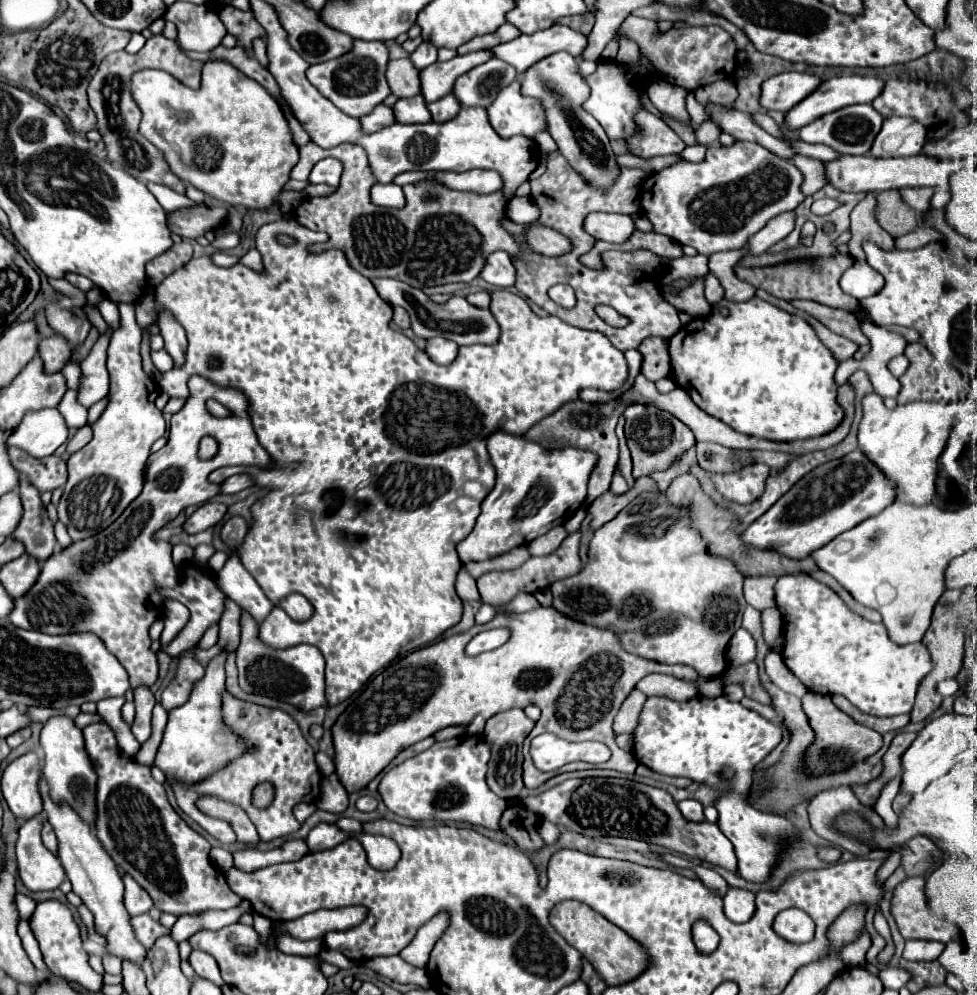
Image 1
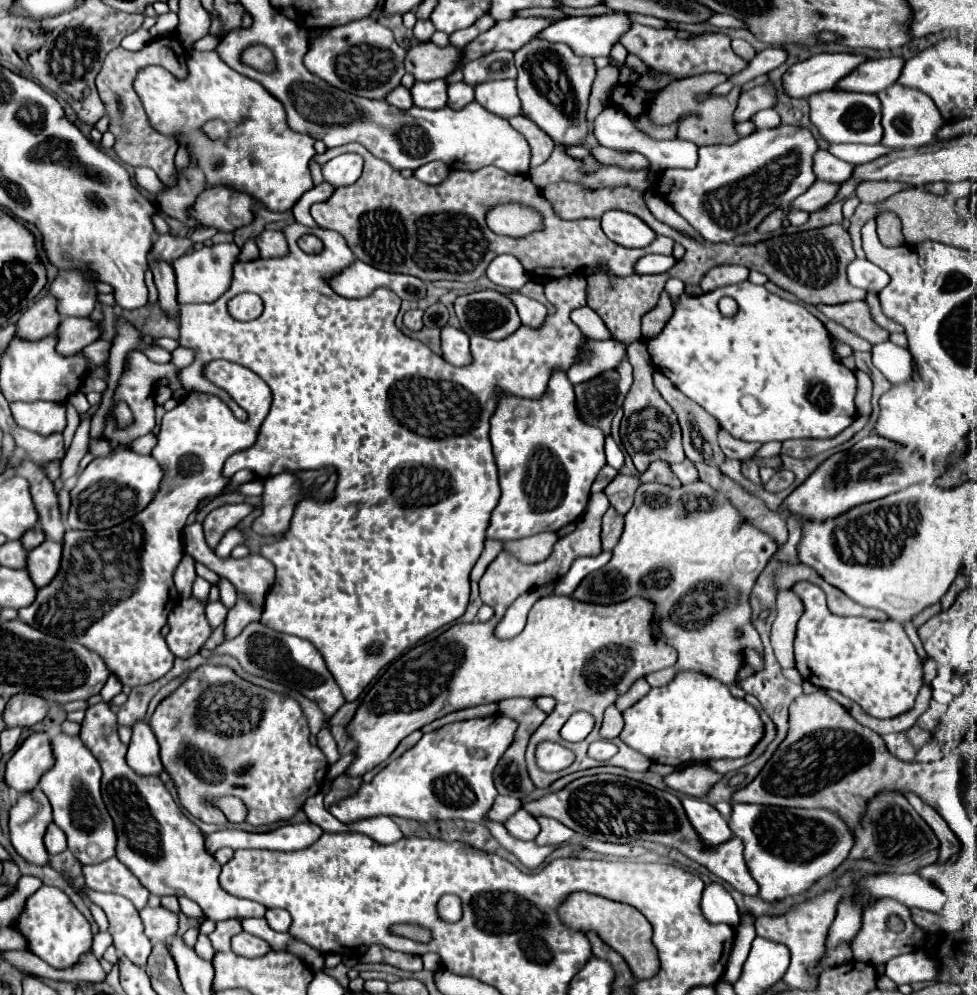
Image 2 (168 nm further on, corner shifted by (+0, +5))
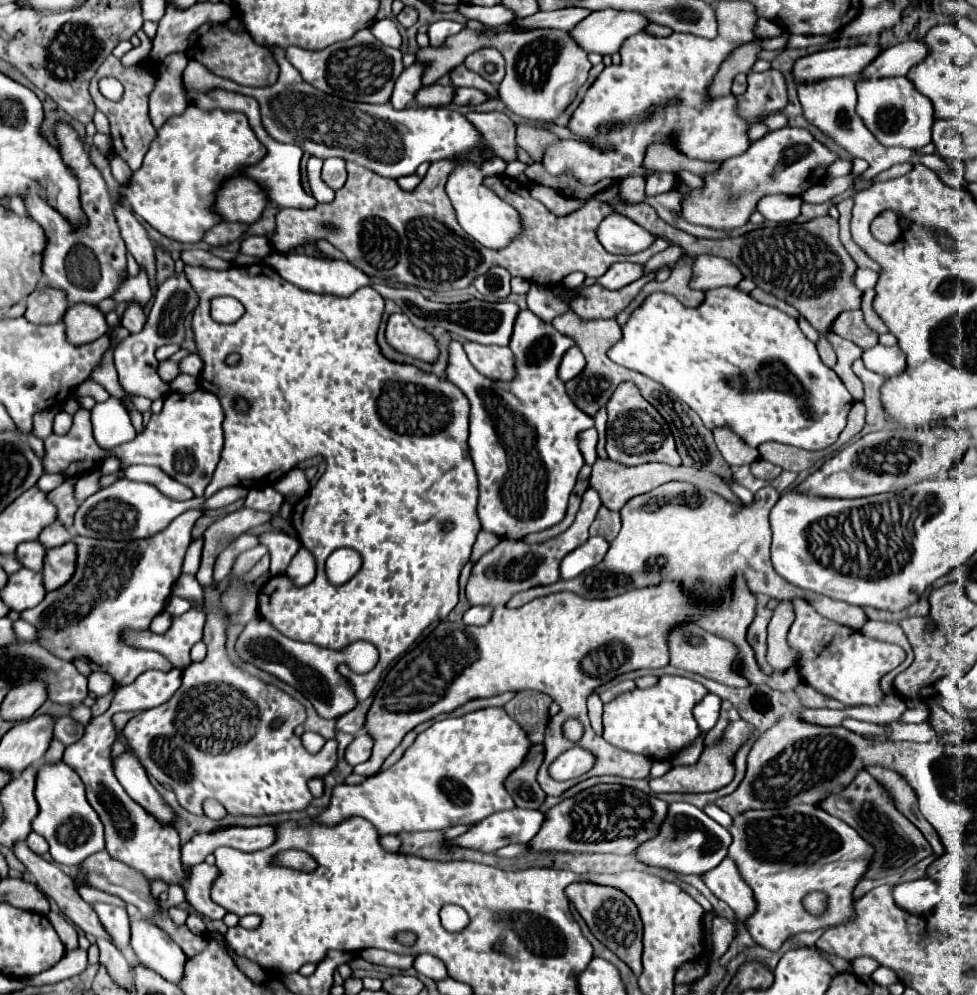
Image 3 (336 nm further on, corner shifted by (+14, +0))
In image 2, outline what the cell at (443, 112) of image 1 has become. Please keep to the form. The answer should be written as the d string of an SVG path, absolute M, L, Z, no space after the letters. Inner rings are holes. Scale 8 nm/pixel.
M452 83L448 87L448 105L450 107L466 107L474 101L474 87L468 83Z

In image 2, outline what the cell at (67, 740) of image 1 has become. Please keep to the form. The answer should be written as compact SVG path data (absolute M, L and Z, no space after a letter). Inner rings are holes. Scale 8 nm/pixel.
M58 733L52 739L52 749L54 749L56 763L52 769L48 769L42 775L38 787L46 793L46 797L52 803L54 823L66 833L68 849L74 853L74 857L82 865L94 865L94 863L102 863L104 859L114 857L116 829L100 795L102 771L100 771L98 761L84 747L84 743L80 743L80 737Z

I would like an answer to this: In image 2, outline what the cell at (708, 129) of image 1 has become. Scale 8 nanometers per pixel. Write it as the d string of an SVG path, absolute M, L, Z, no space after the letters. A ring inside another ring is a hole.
M770 81L764 85L756 85L750 91L744 91L738 99L738 107L734 111L734 119L740 121L750 121L750 117L762 109L770 109L778 103L776 99L776 89Z

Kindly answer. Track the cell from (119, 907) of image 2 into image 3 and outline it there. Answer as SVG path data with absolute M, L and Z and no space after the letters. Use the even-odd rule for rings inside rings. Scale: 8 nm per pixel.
M94 904L94 912L98 914L102 926L112 936L112 944L120 950L130 948L130 920L126 908L110 906L110 904Z

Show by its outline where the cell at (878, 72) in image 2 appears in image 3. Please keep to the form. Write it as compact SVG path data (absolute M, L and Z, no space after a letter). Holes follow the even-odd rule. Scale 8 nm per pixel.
M910 40L896 44L888 50L882 50L862 72L860 78L892 78L904 76L914 64L924 60L928 54L926 46L920 40Z

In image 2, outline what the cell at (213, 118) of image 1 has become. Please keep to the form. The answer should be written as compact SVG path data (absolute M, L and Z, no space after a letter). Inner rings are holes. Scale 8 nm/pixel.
M192 51L188 57L188 77L184 81L174 79L166 69L146 67L138 73L134 89L144 103L150 123L160 133L172 135L172 137L182 135L186 139L190 157L202 167L210 185L232 183L232 187L244 187L244 191L252 191L252 195L256 195L256 199L270 211L292 209L296 205L296 201L314 187L310 169L308 169L310 159L316 155L314 139L310 135L302 135L302 133L288 129L284 107L280 107L280 101L276 97L268 95L268 91L264 91L264 87L260 87L260 83L232 71L226 63L220 63L220 57L214 51ZM208 119L222 119L226 123L226 127L228 127L226 139L210 141L200 131L200 127ZM244 119L252 119L258 125L258 133L252 133L252 135L244 133L244 129L242 129Z

